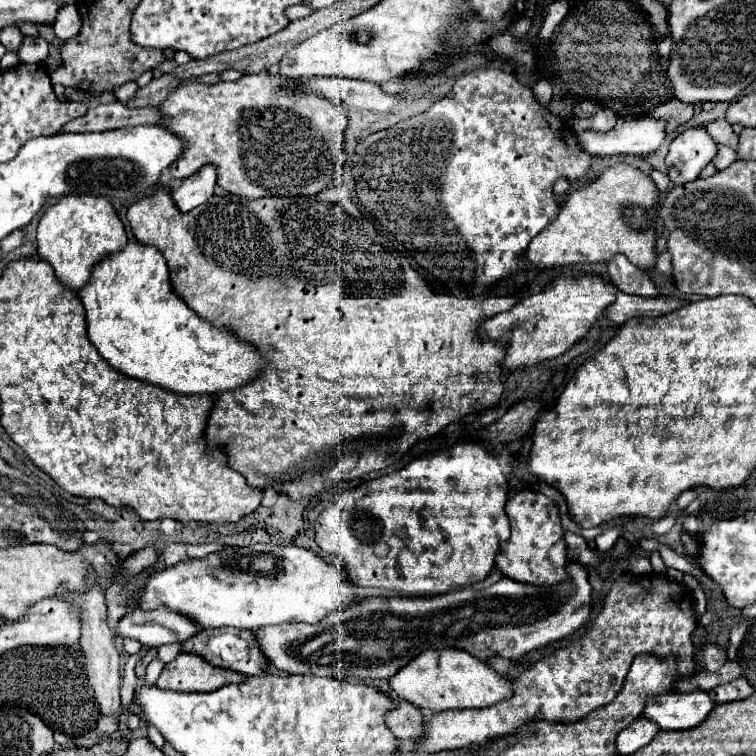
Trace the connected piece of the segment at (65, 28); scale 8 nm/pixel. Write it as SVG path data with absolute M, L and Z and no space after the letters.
M70 4L62 7L54 20L54 34L64 42L76 36L80 30L80 14L76 5Z

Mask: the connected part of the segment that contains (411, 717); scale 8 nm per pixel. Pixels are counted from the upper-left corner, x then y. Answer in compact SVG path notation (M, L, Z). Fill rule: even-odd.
M384 690L384 694L388 694L394 702L396 702L396 708L392 708L384 718L386 718L386 726L392 730L392 734L396 734L396 738L400 742L406 742L406 740L412 740L416 736L420 736L420 722L422 722L422 710L404 702L404 700L398 700L396 694L392 694L390 690Z

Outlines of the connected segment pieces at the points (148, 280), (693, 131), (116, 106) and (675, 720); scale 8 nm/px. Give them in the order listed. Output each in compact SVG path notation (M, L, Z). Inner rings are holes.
M130 242L118 254L112 254L96 264L90 284L86 284L78 296L86 310L90 342L114 370L134 380L142 380L184 396L216 396L220 392L236 390L254 382L268 366L268 358L258 346L248 344L248 340L240 340L240 336L230 328L214 326L208 320L196 316L196 312L184 300L180 300L172 288L164 256L152 246Z
M702 126L698 128L686 128L682 134L678 134L672 144L670 152L666 156L668 176L674 186L684 186L692 180L696 180L706 164L716 154L716 142L704 132Z
M122 102L90 108L86 116L68 122L62 132L104 132L128 126L156 124L158 112L154 108L128 108Z
M666 692L648 696L642 716L660 726L660 730L688 730L704 722L716 704L708 692Z

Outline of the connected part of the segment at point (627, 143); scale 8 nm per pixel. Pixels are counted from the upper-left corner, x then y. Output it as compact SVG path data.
M626 116L610 132L582 130L578 144L592 156L624 156L624 154L652 154L664 142L664 120L650 116Z

